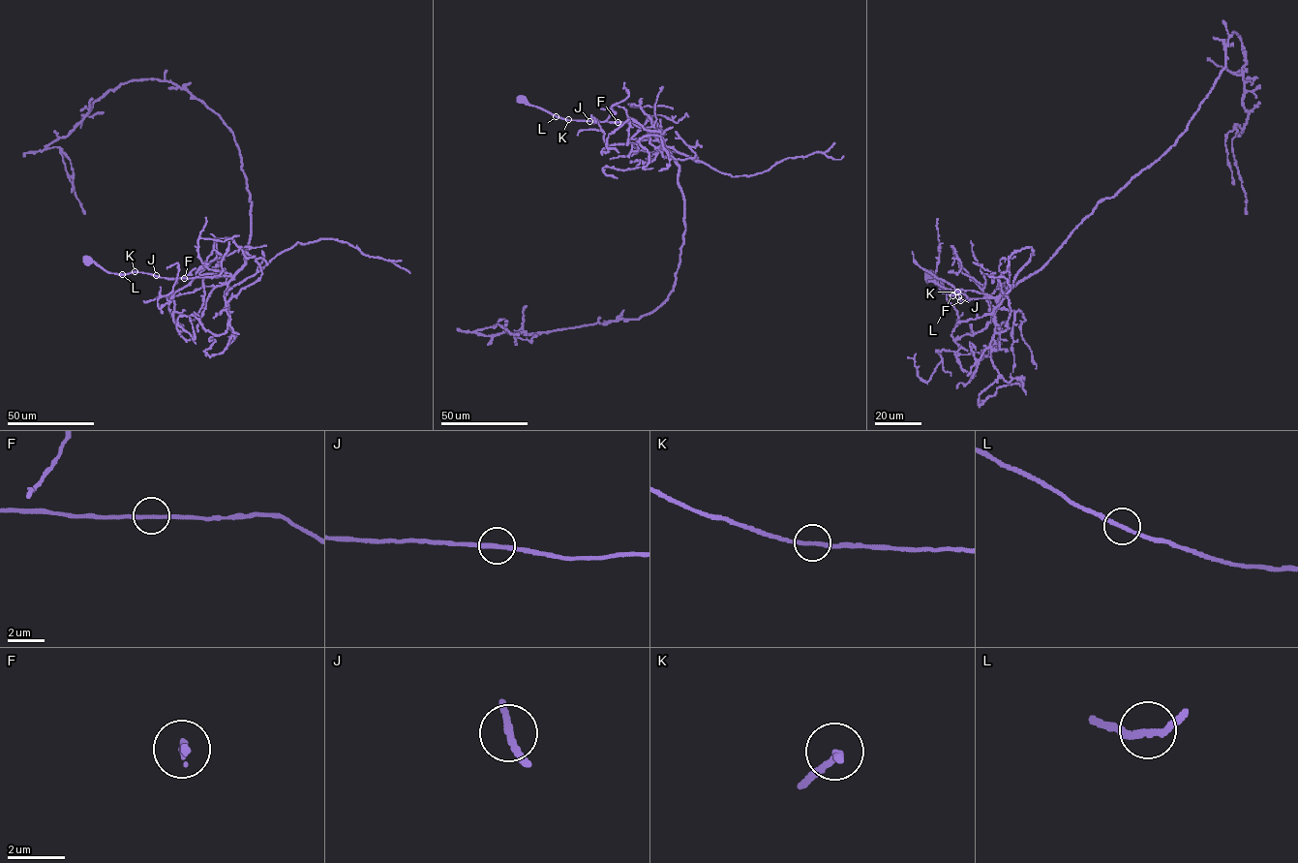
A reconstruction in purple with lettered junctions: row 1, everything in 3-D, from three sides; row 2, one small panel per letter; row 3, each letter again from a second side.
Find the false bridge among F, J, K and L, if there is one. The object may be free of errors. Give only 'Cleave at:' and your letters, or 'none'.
Cleave at: none

